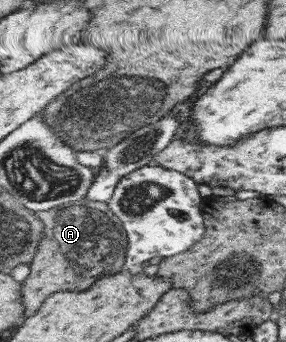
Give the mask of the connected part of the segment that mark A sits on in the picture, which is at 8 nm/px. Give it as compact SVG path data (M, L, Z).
M87 197L77 205L37 212L37 216L44 221L45 237L30 265L30 274L23 281L25 313L22 320L39 312L54 293L87 291L103 277L127 270L127 231L108 203L90 201Z

